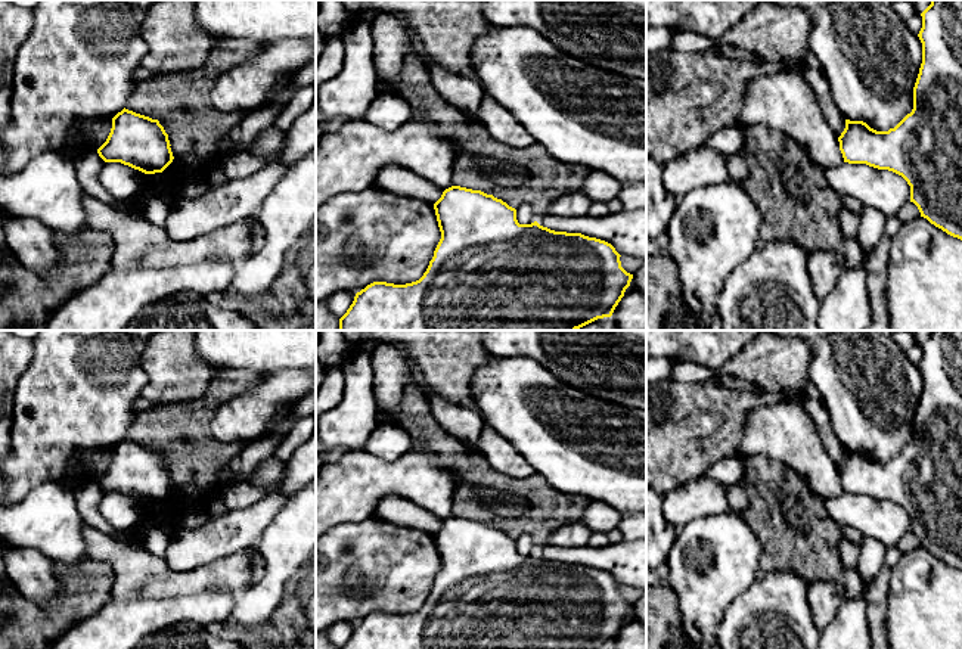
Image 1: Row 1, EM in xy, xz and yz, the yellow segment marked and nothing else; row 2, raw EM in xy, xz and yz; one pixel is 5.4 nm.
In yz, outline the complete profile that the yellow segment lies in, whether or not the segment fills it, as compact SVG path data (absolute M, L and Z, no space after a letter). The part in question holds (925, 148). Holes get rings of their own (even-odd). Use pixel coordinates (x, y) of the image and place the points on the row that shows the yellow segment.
M931 0L931 4L921 13L922 28L918 34L922 43L922 63L913 87L913 109L907 114L894 128L888 131L876 131L863 121L845 119L845 128L838 137L840 150L844 162L866 164L878 170L888 170L902 176L910 186L910 202L913 202L921 217L927 218L931 224L941 229L947 235L962 240L962 0Z

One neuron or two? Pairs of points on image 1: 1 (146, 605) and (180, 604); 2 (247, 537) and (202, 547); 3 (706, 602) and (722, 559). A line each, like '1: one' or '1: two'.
1: one
2: one
3: one

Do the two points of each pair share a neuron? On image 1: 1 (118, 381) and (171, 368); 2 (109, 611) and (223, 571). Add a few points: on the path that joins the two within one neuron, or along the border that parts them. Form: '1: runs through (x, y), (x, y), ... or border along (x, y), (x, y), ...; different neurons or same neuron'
1: border along (139, 353), (139, 362), (146, 375), (142, 396); different neurons
2: border along (109, 599), (132, 602); different neurons

